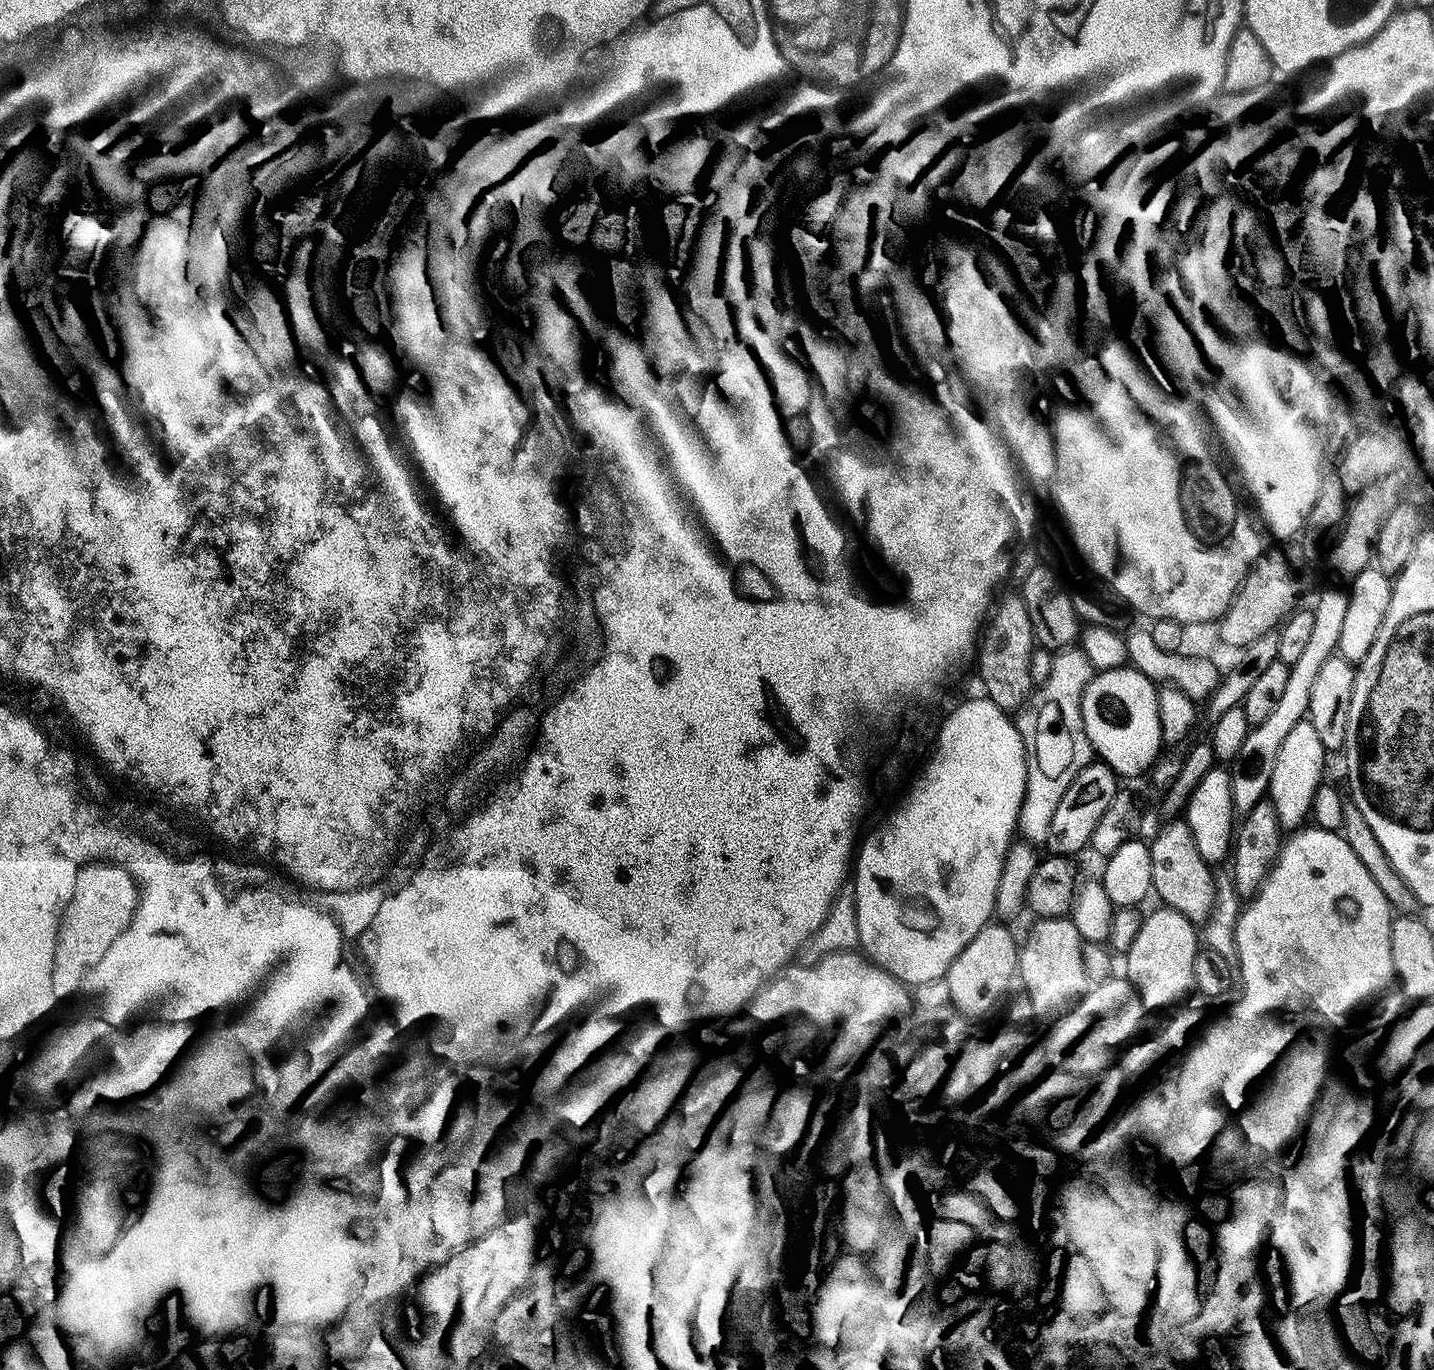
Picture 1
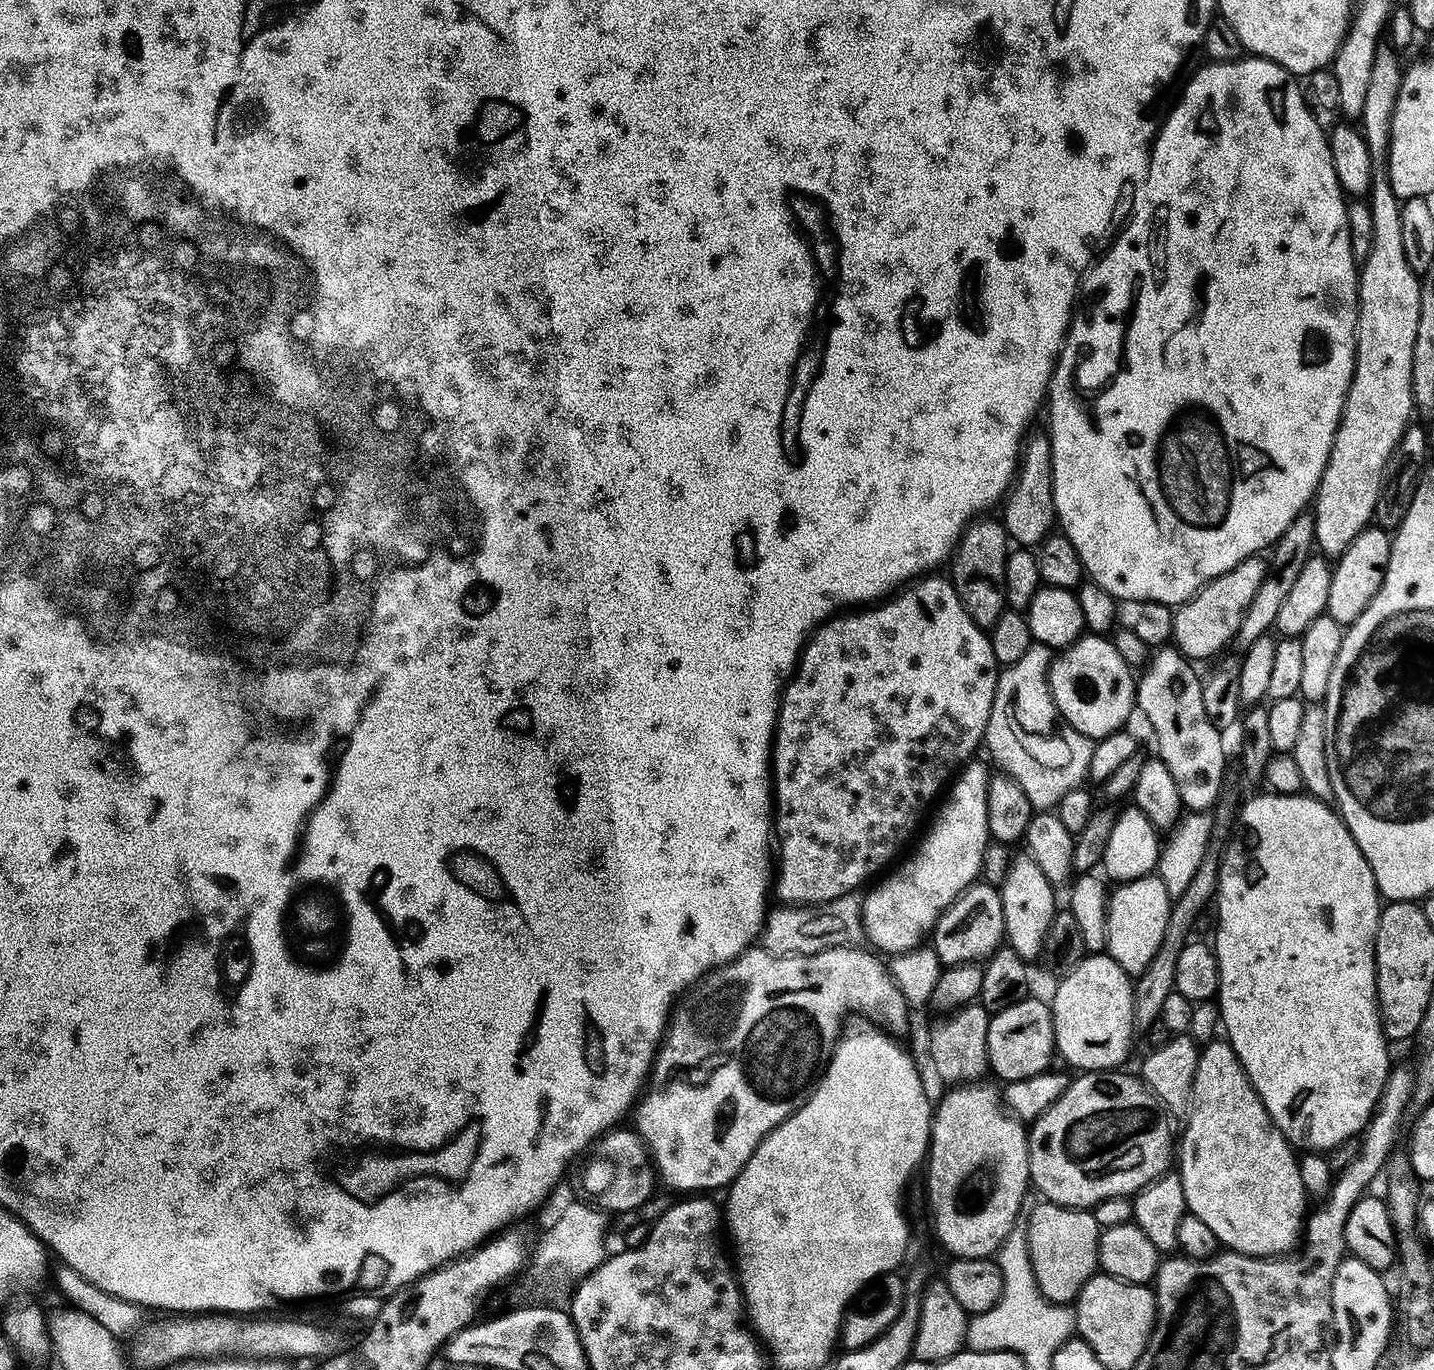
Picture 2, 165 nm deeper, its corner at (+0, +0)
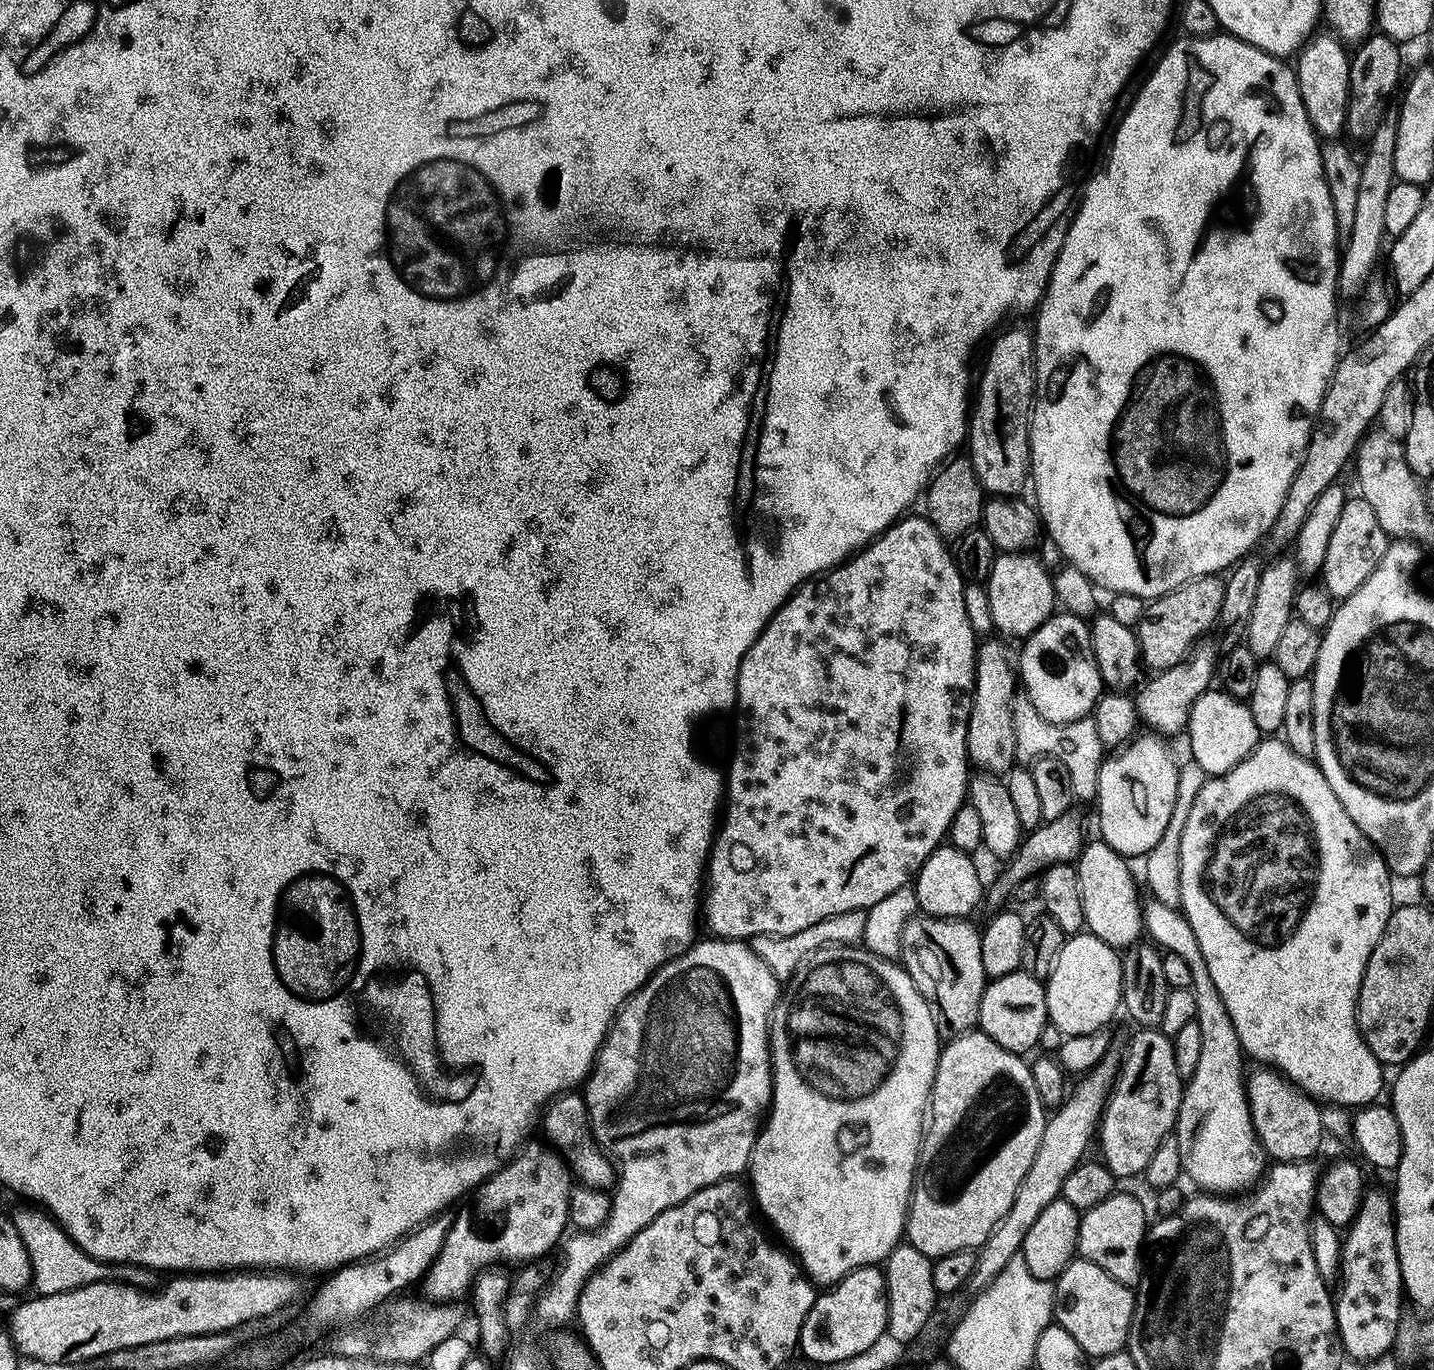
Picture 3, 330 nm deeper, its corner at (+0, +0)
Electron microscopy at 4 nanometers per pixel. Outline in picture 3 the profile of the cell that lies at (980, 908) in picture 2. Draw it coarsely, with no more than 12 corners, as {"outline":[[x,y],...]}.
{"outline":[[935,848],[914,877],[918,909],[971,917],[986,884],[973,857]]}

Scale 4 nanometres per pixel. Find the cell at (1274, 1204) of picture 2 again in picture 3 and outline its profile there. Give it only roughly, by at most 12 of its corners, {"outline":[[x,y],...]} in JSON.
{"outline":[[1155,898],[1151,943],[1186,958],[1201,1054],[1174,1129],[1201,1193],[1265,1175],[1246,1056],[1183,912]]}

